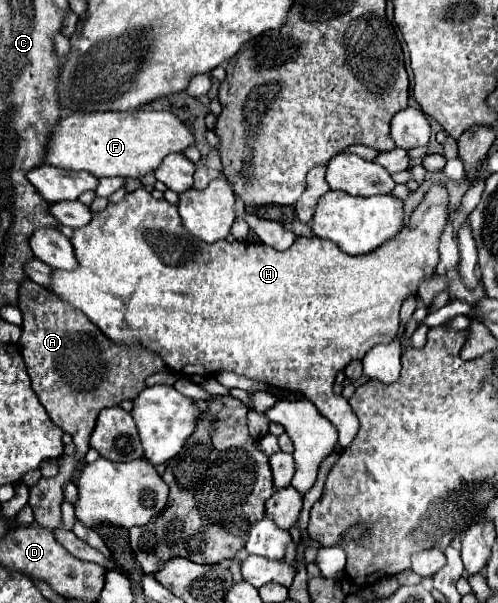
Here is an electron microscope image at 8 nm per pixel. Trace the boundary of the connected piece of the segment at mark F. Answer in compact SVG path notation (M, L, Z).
M72 112L54 126L46 148L46 162L64 170L86 170L96 178L142 178L156 170L164 156L184 152L190 144L194 144L192 134L172 112Z

